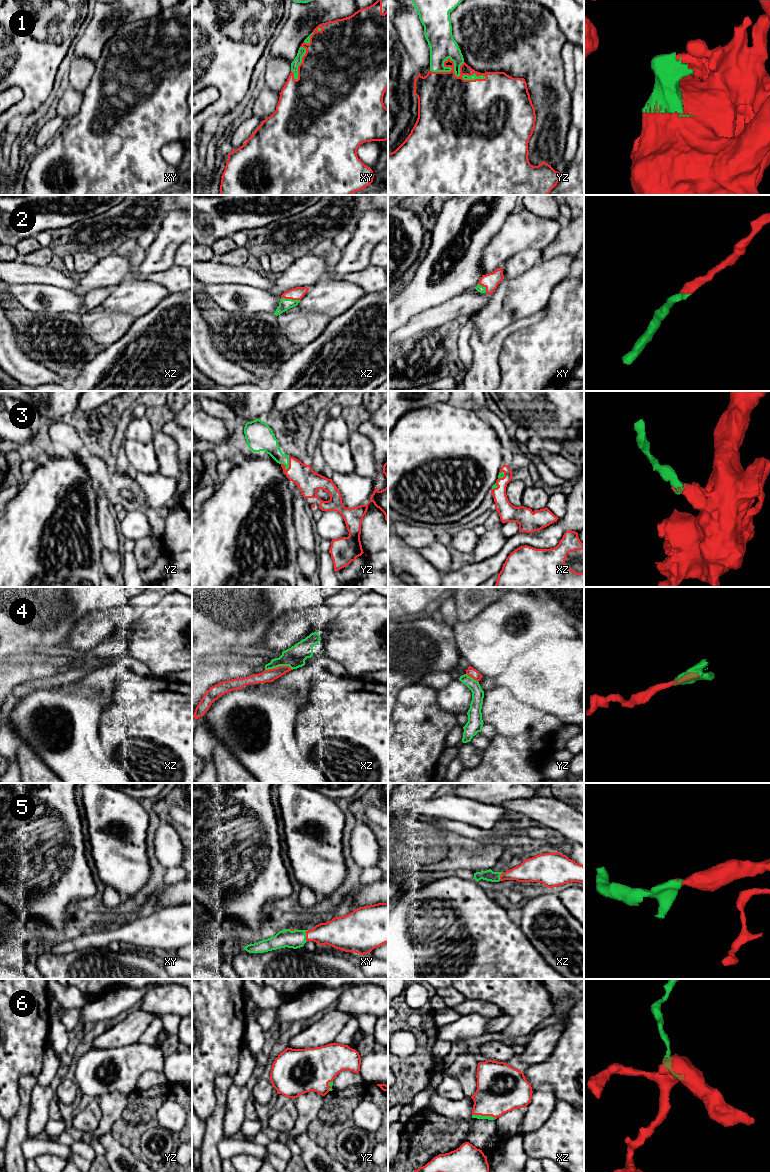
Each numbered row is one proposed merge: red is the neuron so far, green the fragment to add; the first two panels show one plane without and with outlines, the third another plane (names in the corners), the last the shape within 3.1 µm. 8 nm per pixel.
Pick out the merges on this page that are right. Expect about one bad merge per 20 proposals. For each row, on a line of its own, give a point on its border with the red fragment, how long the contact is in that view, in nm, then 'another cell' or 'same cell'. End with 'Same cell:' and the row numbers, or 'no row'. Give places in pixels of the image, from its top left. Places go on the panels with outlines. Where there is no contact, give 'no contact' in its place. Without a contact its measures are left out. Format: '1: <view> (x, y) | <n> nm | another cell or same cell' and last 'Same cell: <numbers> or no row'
1: yz (456, 76) | 460 nm | same cell
2: xz (290, 298) | 150 nm | same cell
3: yz (289, 463) | 120 nm | same cell
4: xz (279, 666) | 220 nm | another cell
5: xy (306, 935) | 100 nm | same cell
6: xz (484, 1115) | 190 nm | same cell
Same cell: 1, 2, 3, 5, 6

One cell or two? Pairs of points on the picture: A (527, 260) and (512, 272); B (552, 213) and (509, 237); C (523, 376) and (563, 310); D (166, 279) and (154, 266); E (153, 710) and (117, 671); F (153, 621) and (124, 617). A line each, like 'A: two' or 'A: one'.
A: one
B: two
C: one
D: two
E: two
F: two

